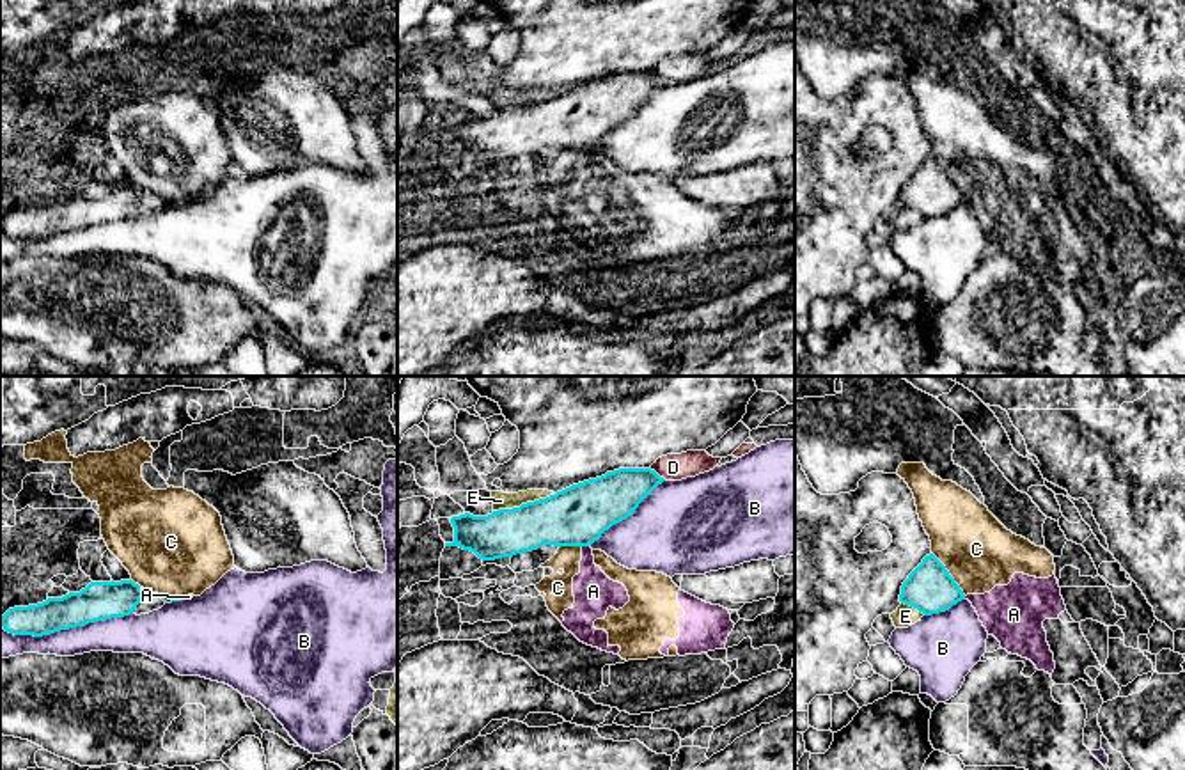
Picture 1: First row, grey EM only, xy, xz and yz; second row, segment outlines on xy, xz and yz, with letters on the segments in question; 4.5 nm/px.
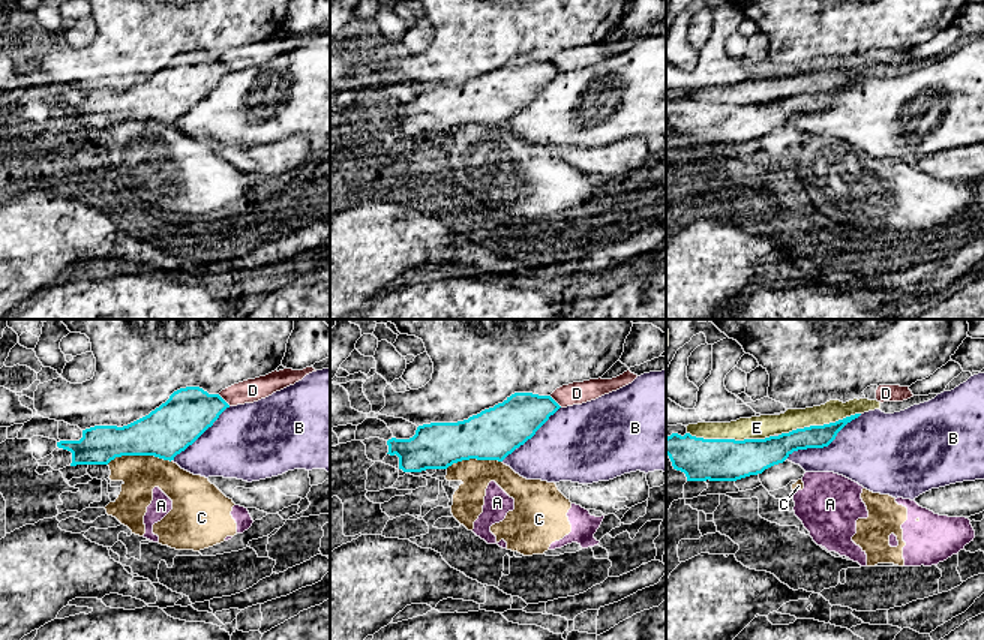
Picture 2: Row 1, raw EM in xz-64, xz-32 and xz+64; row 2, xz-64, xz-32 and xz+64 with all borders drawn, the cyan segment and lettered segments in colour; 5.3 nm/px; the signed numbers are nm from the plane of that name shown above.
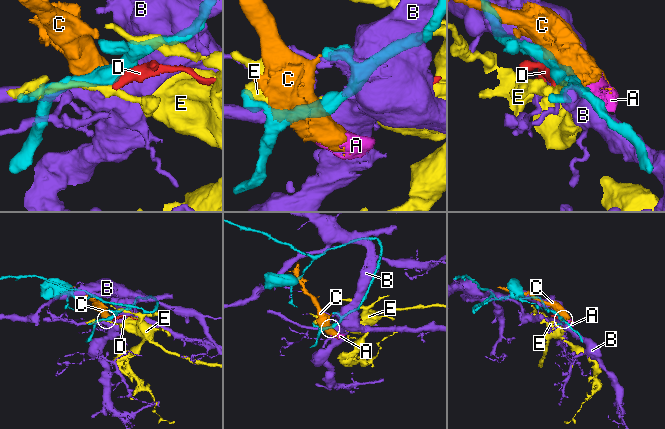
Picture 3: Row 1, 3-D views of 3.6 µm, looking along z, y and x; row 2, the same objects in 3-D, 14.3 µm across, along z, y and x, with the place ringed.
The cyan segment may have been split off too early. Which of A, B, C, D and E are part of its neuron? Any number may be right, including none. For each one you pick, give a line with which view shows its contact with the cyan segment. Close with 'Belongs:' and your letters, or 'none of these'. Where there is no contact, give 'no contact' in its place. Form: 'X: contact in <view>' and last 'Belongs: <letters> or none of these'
Belongs: none of these

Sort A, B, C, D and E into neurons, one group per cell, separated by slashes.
A C / B / D / E

